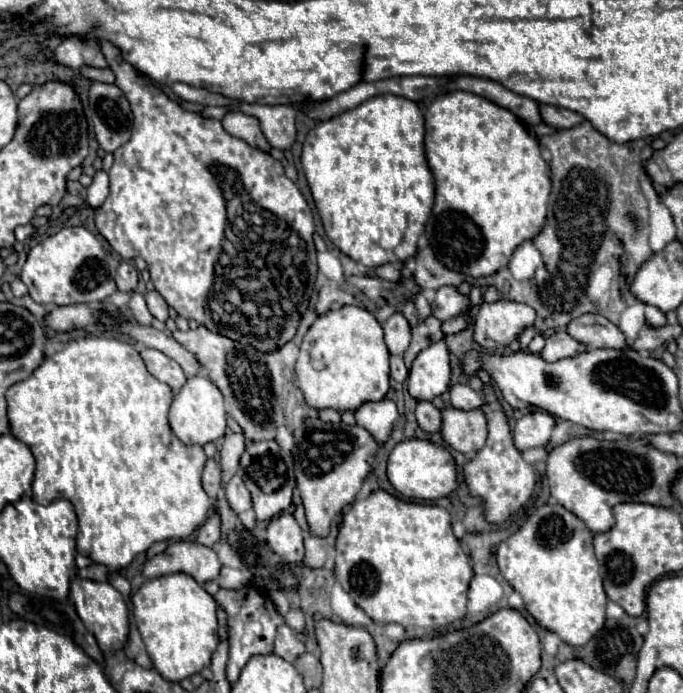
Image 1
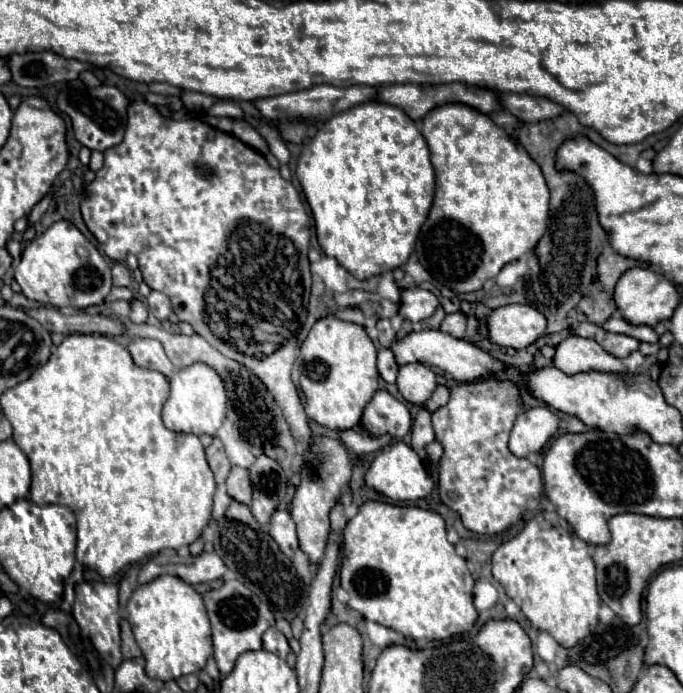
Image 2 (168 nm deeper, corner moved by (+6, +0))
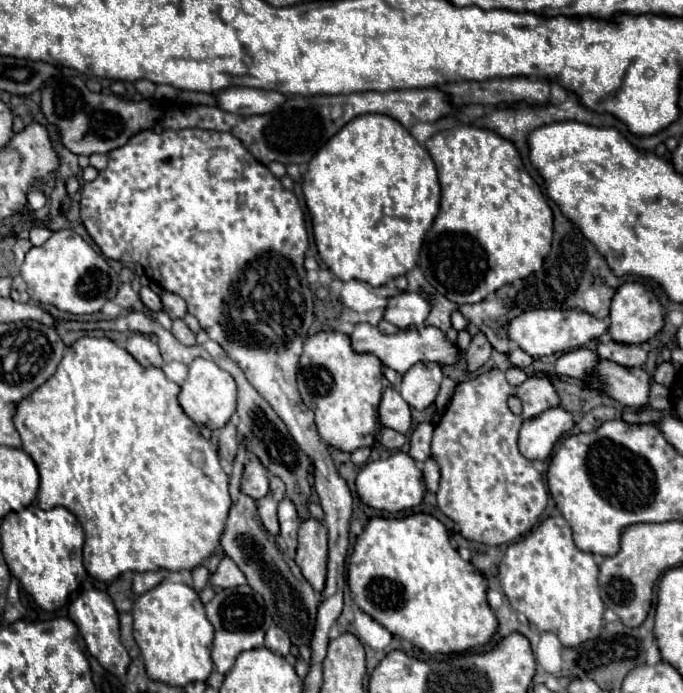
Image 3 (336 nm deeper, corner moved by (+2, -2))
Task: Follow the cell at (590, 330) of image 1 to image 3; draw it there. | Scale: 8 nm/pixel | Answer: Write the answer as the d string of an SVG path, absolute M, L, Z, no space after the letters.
M598 339L596 351L598 351L600 357L612 359L612 361L624 365L624 367L640 367L648 359L650 345L648 343L630 345L630 343L618 343L614 339L608 339L608 341L600 341Z

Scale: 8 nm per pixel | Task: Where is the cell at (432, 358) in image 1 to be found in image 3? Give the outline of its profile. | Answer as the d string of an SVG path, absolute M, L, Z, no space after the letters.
M416 363L408 373L402 377L400 395L402 399L418 409L424 411L430 407L438 395L440 381L442 381L442 369L436 363Z

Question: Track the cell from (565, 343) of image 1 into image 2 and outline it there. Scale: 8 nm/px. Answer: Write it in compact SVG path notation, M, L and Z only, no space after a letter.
M568 337L556 347L554 367L568 375L584 371L600 371L616 375L628 373L628 367L622 363L622 359L606 353L596 341L582 337Z

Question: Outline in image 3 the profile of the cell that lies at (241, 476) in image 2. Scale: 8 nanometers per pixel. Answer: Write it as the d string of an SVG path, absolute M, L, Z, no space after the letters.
M252 463L244 467L242 479L240 479L240 491L252 499L262 499L268 493L268 477L266 469L260 463Z

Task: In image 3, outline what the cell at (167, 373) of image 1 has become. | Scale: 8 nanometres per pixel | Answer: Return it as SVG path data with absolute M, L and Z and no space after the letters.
M134 333L128 343L126 343L126 351L142 365L142 367L162 367L162 355L158 345L148 337L148 335L140 335Z

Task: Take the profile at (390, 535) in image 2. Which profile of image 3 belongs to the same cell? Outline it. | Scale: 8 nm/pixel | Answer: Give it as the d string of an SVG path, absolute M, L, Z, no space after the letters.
M414 513L402 519L372 517L364 531L356 537L354 551L348 561L348 587L356 605L384 625L394 637L408 639L426 653L456 653L490 641L498 627L496 615L486 601L486 579L470 563L464 561L450 545L446 527L432 515Z

